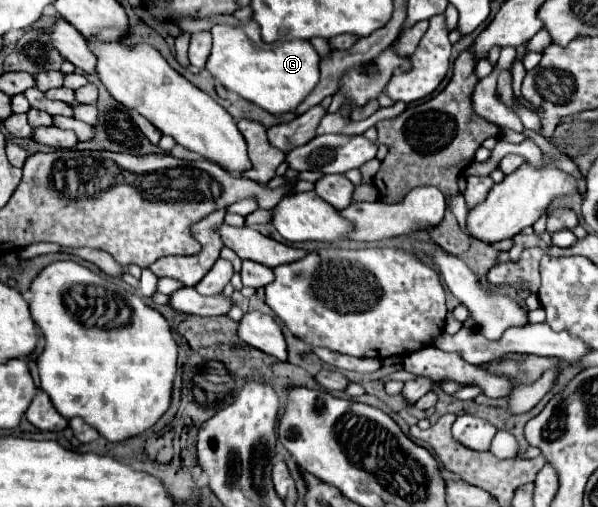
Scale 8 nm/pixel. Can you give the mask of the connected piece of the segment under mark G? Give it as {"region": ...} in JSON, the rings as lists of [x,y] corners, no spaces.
{"region":[[[253,20],[239,26],[217,24],[211,28],[211,34],[213,34],[213,50],[207,60],[207,70],[211,72],[211,76],[217,78],[227,90],[237,92],[241,98],[265,108],[271,114],[293,112],[295,104],[299,104],[299,100],[303,100],[303,96],[307,96],[307,92],[311,92],[311,88],[315,88],[315,84],[319,82],[319,54],[309,40],[267,44],[261,40],[259,24]]]}

